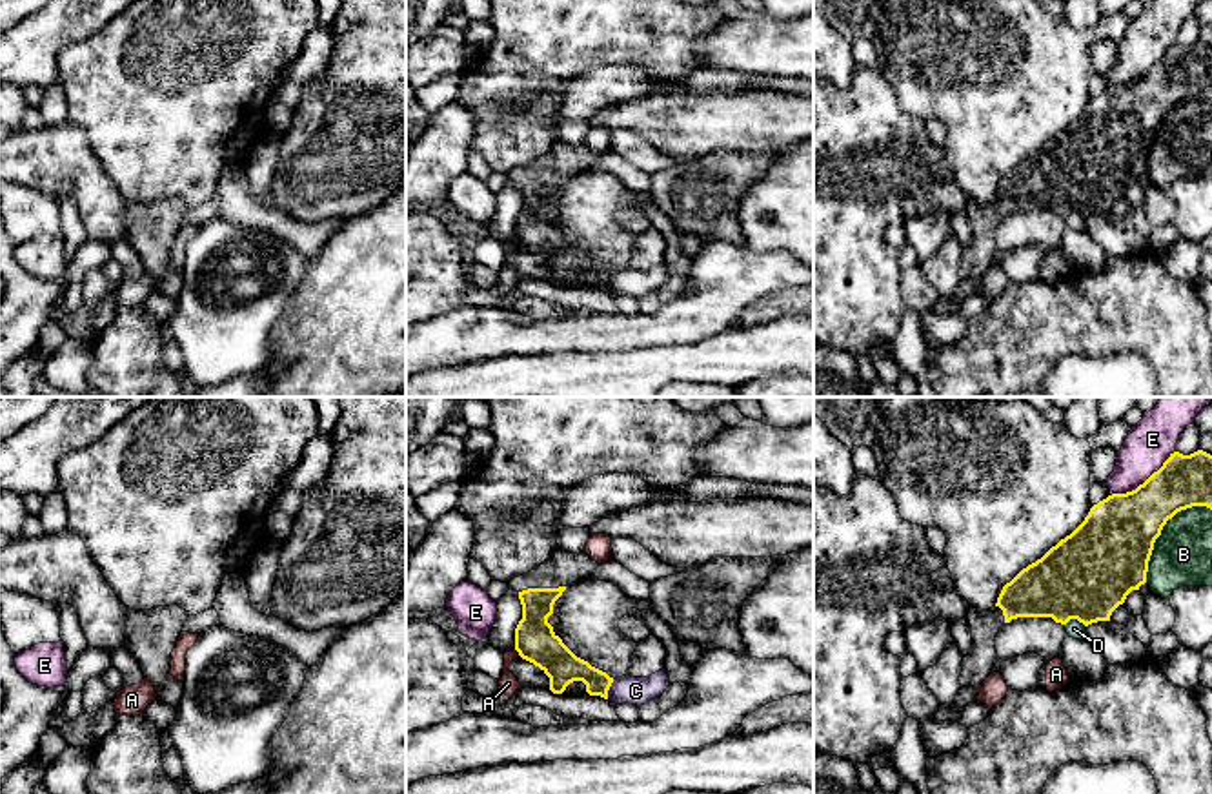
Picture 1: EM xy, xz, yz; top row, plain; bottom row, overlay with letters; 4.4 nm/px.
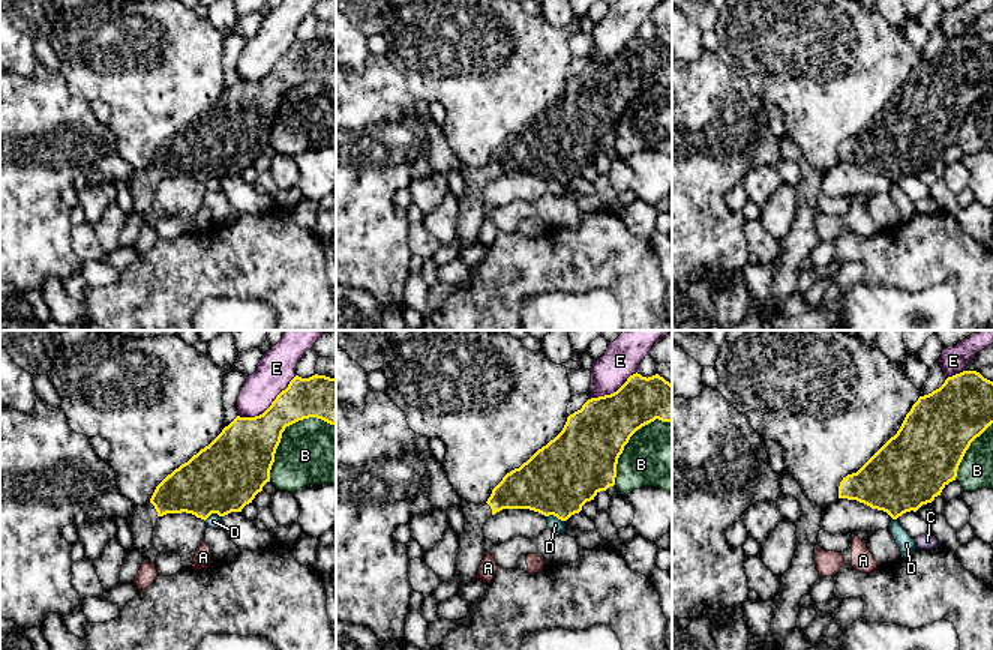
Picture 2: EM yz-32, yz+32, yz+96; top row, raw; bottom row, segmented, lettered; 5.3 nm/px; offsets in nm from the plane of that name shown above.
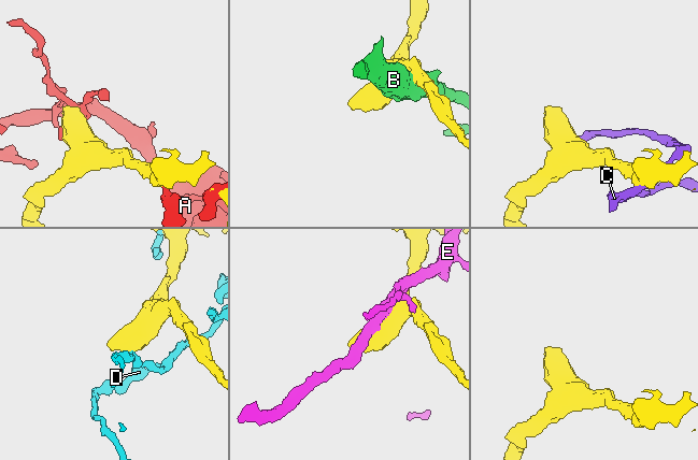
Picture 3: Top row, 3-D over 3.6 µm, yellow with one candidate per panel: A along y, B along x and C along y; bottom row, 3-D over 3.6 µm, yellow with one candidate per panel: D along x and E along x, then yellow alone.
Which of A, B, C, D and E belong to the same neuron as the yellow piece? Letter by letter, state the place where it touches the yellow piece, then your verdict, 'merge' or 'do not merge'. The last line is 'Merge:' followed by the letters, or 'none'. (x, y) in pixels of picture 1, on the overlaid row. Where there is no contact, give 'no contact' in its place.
A: xz (517, 651) | do not merge
B: yz (1161, 529) | do not merge
C: xz (608, 689) | do not merge
D: yz (1076, 618) | do not merge
E: yz (1145, 481) | do not merge
Merge: none

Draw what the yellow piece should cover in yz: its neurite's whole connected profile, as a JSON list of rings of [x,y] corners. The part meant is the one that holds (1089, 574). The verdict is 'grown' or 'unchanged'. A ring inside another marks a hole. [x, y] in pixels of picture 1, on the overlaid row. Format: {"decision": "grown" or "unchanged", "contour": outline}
{"decision": "grown", "contour": [[[1203,450],[1190,455],[1170,453],[1163,466],[1136,490],[1112,494],[1094,504],[1070,535],[1003,586],[992,608],[970,606],[966,623],[974,641],[970,652],[963,656],[961,687],[974,687],[979,696],[979,688],[997,663],[995,634],[1012,619],[1052,617],[1061,625],[1077,619],[1085,626],[1110,621],[1112,612],[1125,603],[1126,596],[1146,583],[1154,543],[1167,521],[1192,506],[1212,510],[1212,455]]]}

